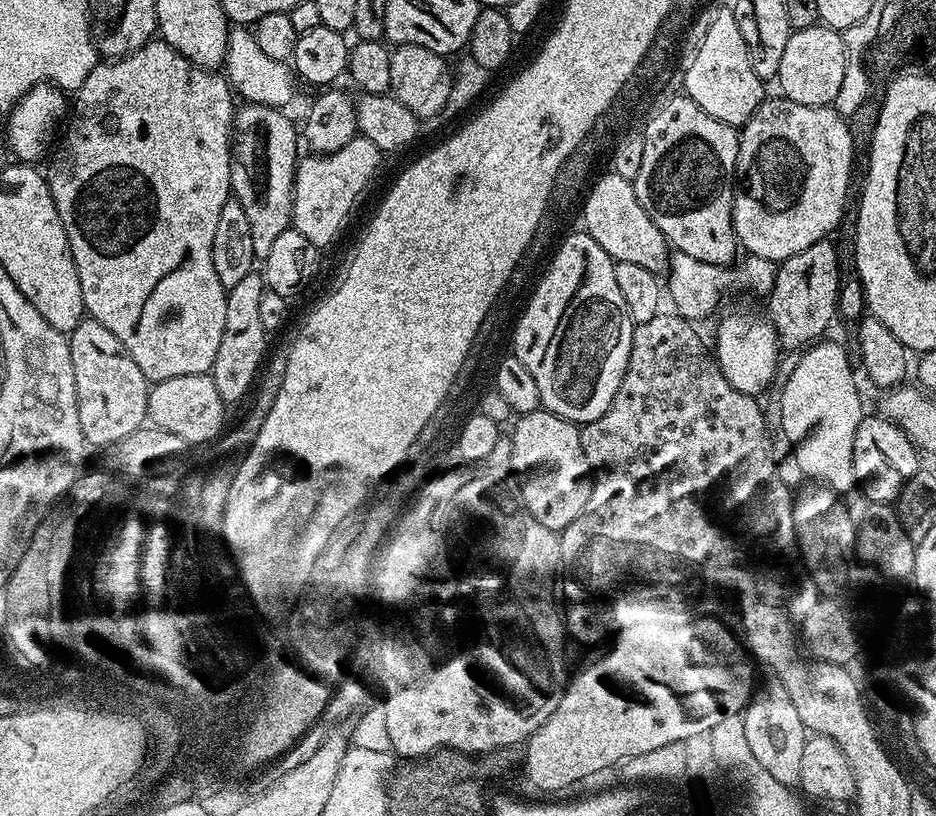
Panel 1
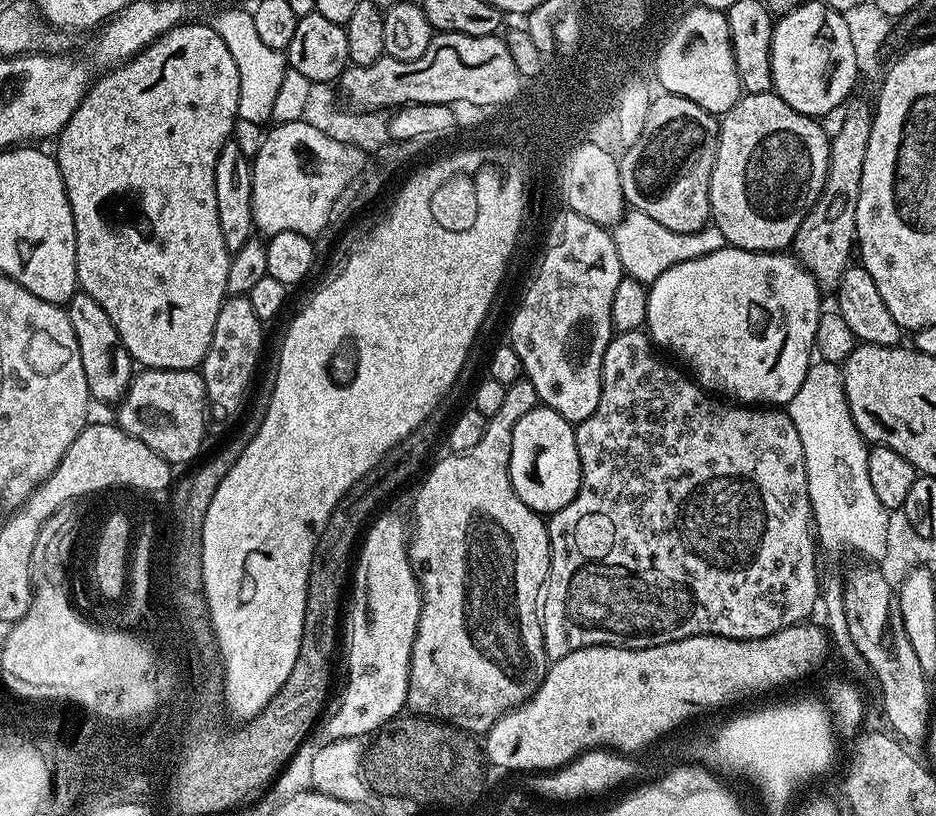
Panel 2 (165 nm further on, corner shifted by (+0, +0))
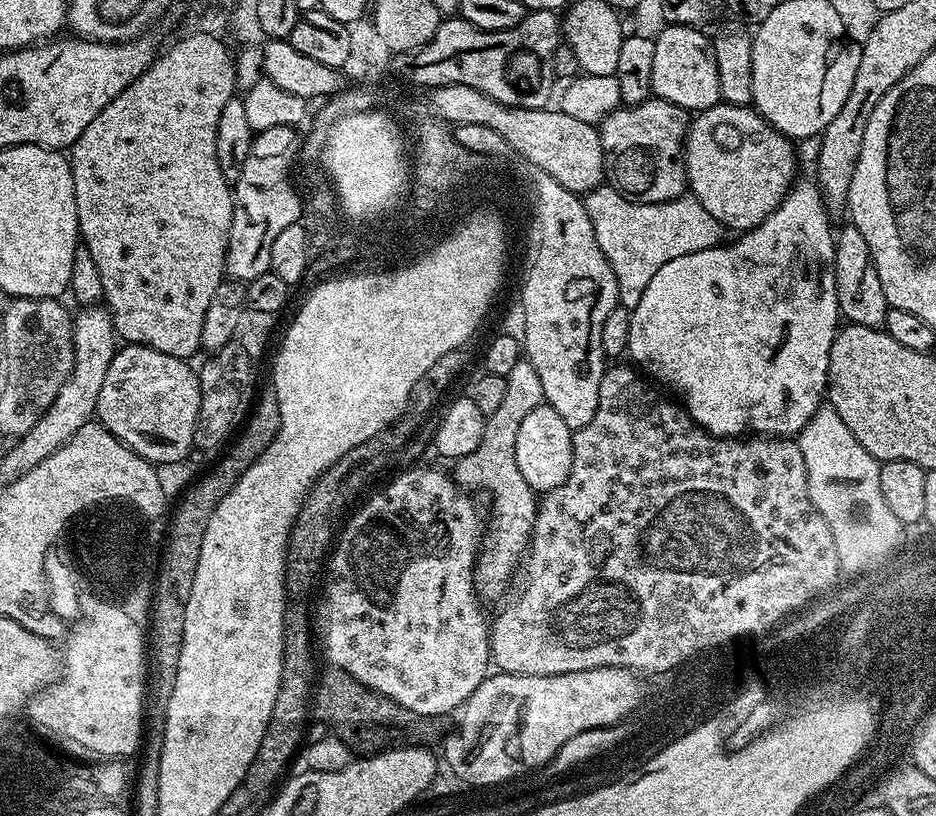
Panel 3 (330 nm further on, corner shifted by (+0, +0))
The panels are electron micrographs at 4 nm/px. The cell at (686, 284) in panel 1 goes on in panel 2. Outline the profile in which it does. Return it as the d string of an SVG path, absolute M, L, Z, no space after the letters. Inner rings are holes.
M635 210L625 211L624 216L611 229L612 241L618 250L620 267L625 277L632 277L640 284L651 286L670 266L678 262L686 262L690 258L702 258L706 254L714 254L714 250L726 247L722 230L709 222L696 232L682 233L662 226L662 222L654 222L650 214L642 214Z

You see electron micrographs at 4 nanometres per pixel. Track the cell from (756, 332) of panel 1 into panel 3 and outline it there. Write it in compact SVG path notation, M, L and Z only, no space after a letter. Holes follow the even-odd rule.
M797 179L788 195L784 197L784 201L757 228L751 228L749 232L737 235L735 237L737 240L733 244L724 242L718 248L698 250L698 254L682 254L682 258L666 262L666 266L662 266L662 270L658 270L658 274L650 278L650 286L642 290L638 306L631 309L627 359L632 359L633 361L629 361L653 381L661 380L662 383L669 384L677 392L675 393L677 397L684 396L682 404L688 415L699 428L705 428L712 436L740 438L745 434L759 434L765 438L792 438L803 430L806 422L810 422L810 418L814 418L814 414L822 407L828 387L828 351L842 320L834 270L836 237L828 216L830 217L829 209L824 203L824 195L820 193L820 185L815 179Z

